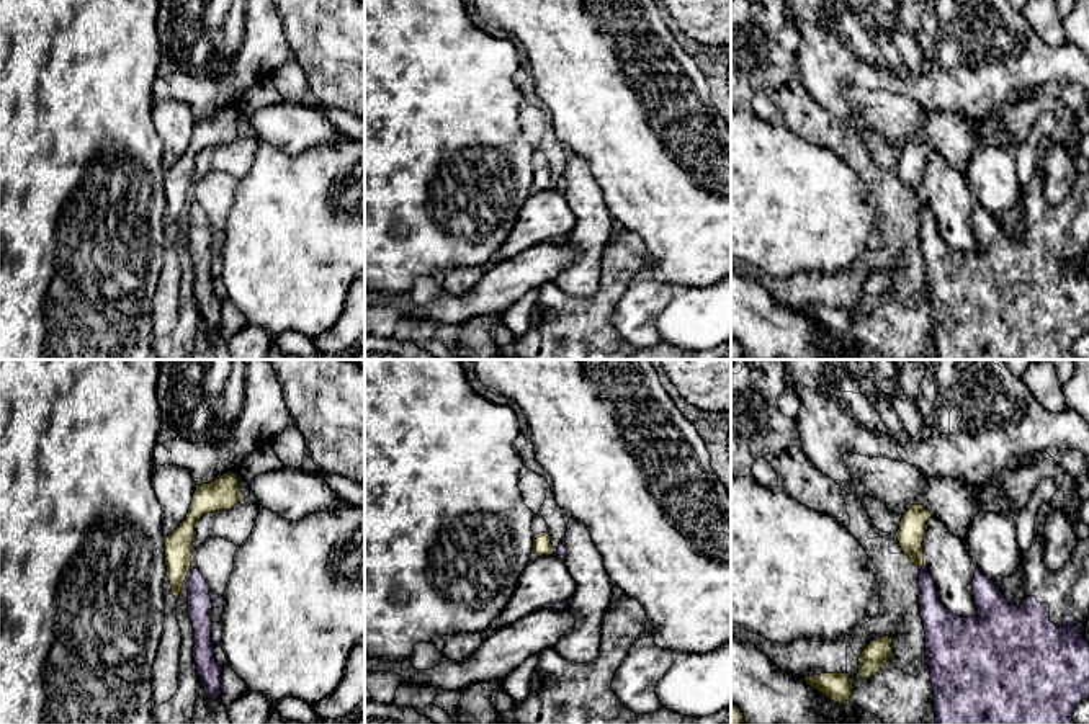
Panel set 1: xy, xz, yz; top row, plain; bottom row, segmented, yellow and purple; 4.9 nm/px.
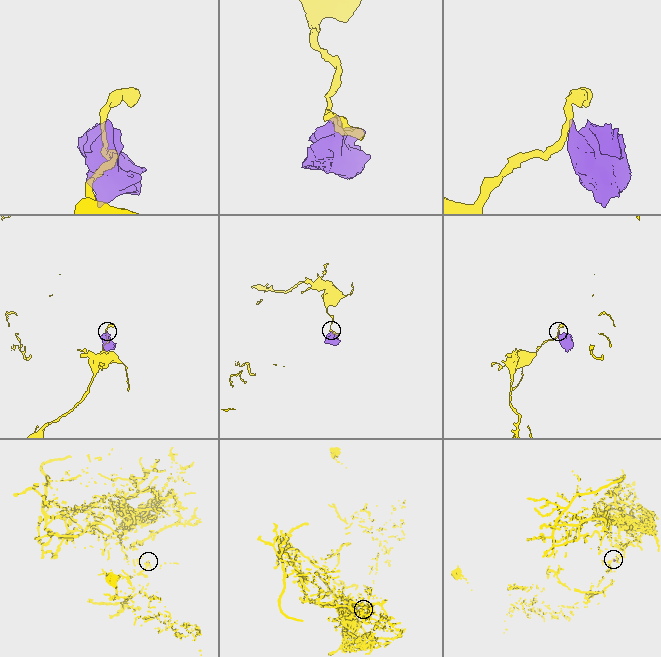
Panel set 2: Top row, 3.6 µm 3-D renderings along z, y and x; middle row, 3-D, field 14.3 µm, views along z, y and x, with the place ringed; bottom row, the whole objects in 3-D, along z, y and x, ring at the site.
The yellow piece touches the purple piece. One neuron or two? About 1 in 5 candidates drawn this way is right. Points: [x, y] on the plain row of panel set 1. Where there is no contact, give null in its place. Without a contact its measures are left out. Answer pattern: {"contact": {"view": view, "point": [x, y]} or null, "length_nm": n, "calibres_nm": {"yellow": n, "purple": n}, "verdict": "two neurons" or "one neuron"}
{"contact": {"view": "xy", "point": [187, 208]}, "length_nm": 90, "calibres_nm": {"yellow": 140, "purple": 120}, "verdict": "two neurons"}

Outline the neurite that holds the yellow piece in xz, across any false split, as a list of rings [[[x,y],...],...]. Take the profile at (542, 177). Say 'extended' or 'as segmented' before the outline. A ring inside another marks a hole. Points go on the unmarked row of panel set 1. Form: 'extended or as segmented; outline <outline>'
as segmented; outline [[[549,167],[535,168],[533,172],[533,185],[541,190],[551,190],[554,188],[554,181],[551,178]]]

